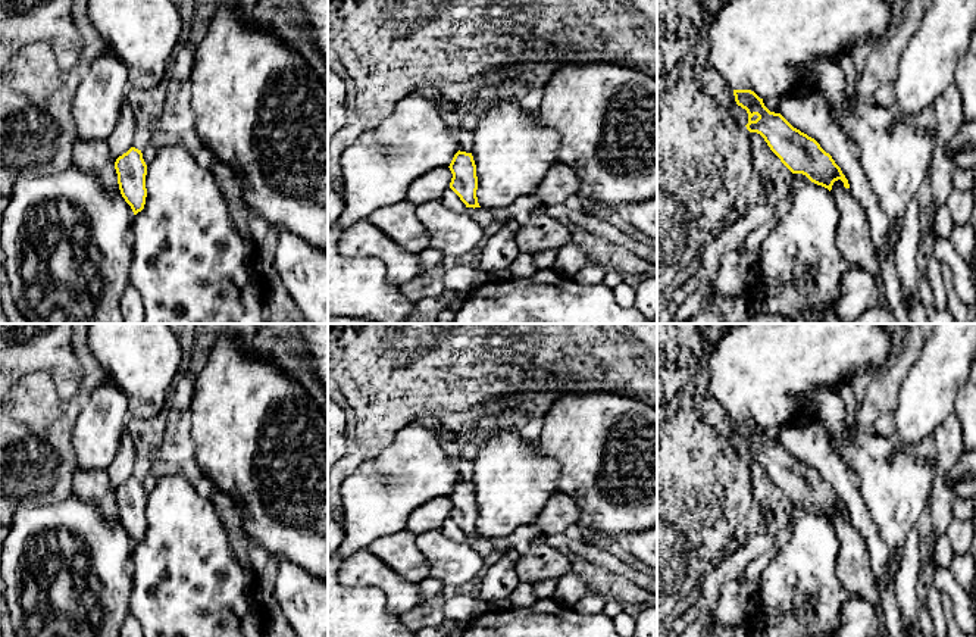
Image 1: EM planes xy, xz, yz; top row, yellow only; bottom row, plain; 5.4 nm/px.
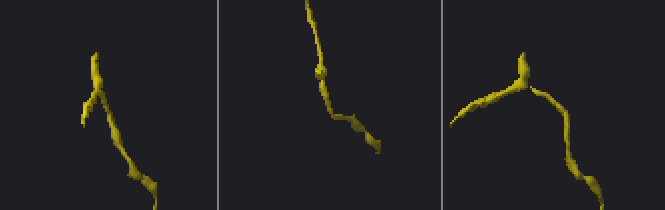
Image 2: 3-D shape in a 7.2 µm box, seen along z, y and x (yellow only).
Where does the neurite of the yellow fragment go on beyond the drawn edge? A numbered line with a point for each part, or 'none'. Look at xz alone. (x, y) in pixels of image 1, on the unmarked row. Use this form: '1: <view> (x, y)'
1: xz (428, 517)

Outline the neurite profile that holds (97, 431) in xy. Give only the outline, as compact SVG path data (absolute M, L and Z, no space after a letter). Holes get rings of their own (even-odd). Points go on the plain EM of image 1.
M109 378L91 393L72 422L78 468L85 471L109 468L126 430L126 408L125 394Z

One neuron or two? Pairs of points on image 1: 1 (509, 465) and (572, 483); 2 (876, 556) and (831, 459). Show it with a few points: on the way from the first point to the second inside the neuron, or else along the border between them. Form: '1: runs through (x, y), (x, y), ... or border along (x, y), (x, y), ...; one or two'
1: border along (538, 449), (557, 464), (557, 490); two
2: runs through (869, 533), (842, 483); one

